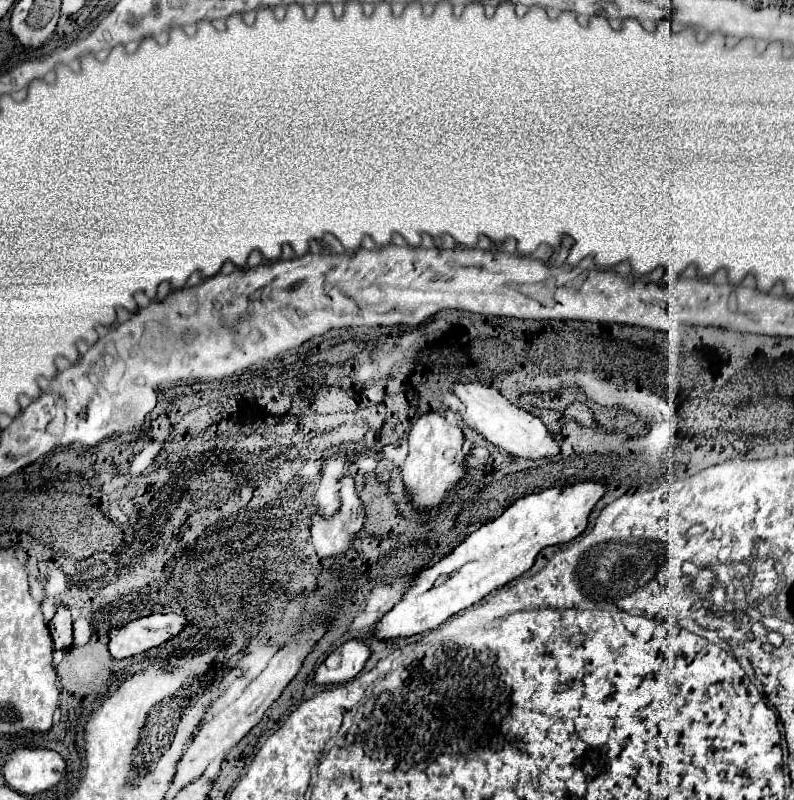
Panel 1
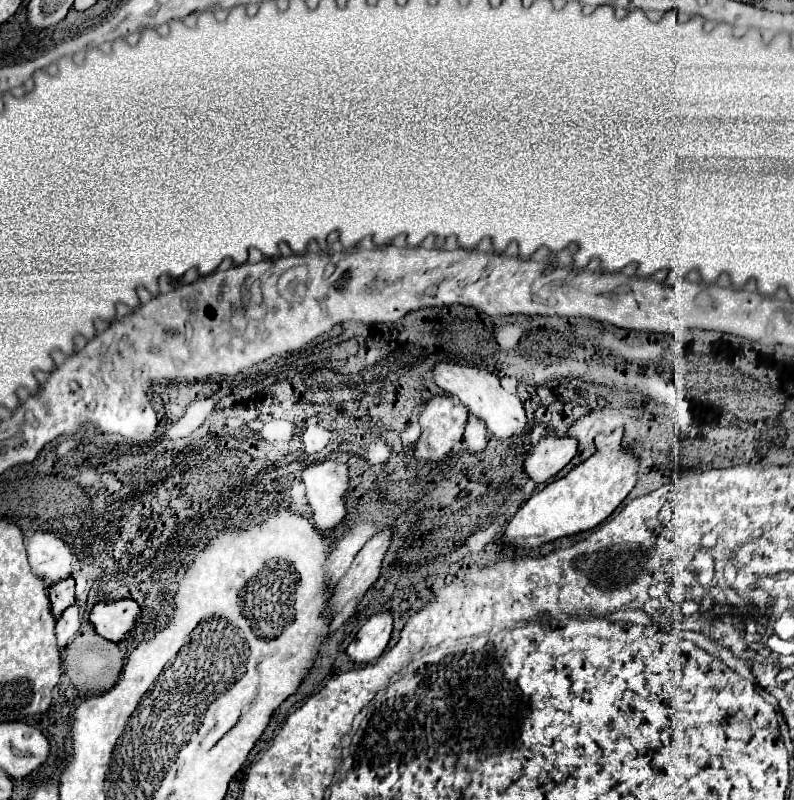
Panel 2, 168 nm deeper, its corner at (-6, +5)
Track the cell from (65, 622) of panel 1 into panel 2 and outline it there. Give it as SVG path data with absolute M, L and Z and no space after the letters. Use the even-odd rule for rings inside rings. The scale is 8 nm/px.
M67 578L59 584L55 584L51 590L49 590L49 600L51 600L51 610L53 610L53 616L59 618L65 608L73 606L75 604L75 592L73 592L73 578Z

